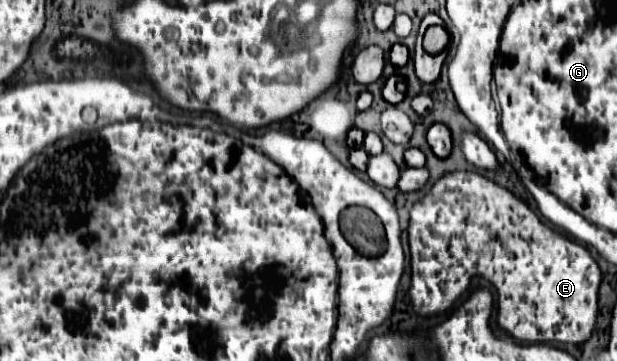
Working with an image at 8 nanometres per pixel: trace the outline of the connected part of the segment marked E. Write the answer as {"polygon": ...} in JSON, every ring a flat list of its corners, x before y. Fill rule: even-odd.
{"polygon":[[453,172,433,184,429,194,411,208,409,222,411,246,411,302,417,314,439,314,471,286,475,276,485,278,497,288,497,322,513,338,523,342,569,342,589,340,597,318,597,290,601,270,585,246,547,228,537,214,509,190,473,172]]}

